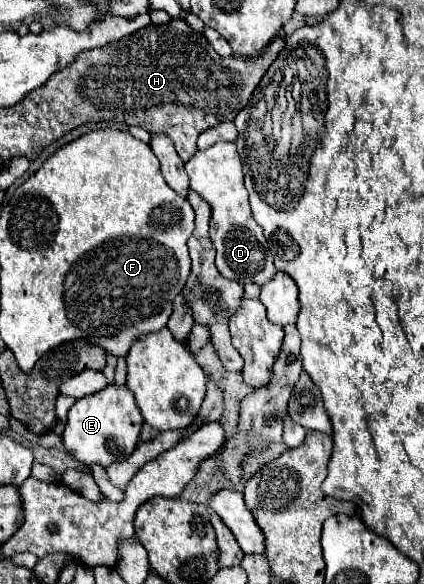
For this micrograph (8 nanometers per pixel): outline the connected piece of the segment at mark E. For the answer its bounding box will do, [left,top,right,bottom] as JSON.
[61,385,143,467]

